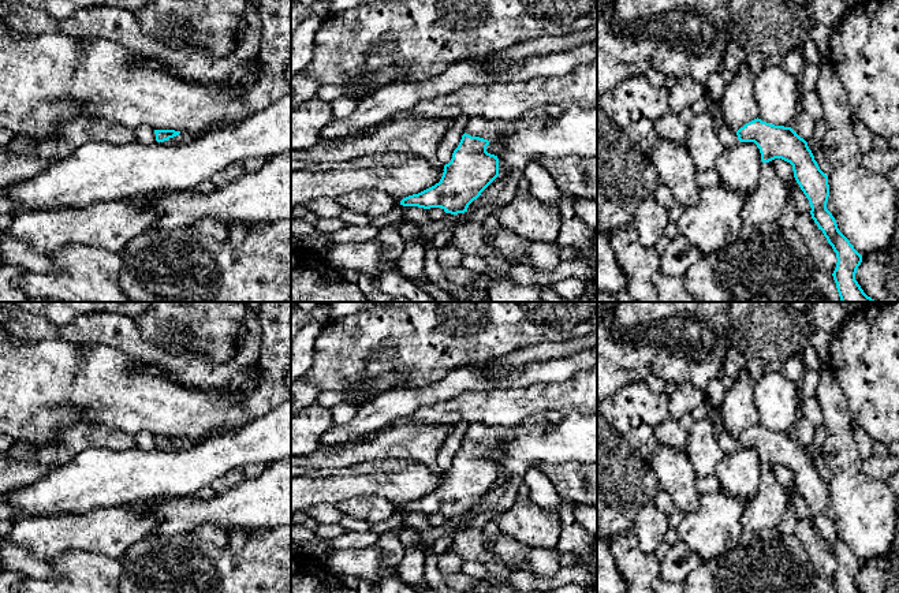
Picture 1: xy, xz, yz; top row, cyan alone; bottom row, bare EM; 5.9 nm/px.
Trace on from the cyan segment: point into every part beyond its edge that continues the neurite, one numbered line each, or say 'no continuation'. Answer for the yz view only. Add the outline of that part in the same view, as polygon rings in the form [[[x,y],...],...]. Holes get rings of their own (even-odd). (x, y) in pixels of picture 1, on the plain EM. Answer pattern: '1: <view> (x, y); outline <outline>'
1: yz (728, 443); outline [[[709,409],[706,418],[713,424],[713,428],[717,433],[719,444],[721,445],[724,452],[725,454],[736,452],[739,450],[736,437],[731,436],[725,430],[720,411],[715,411]]]

